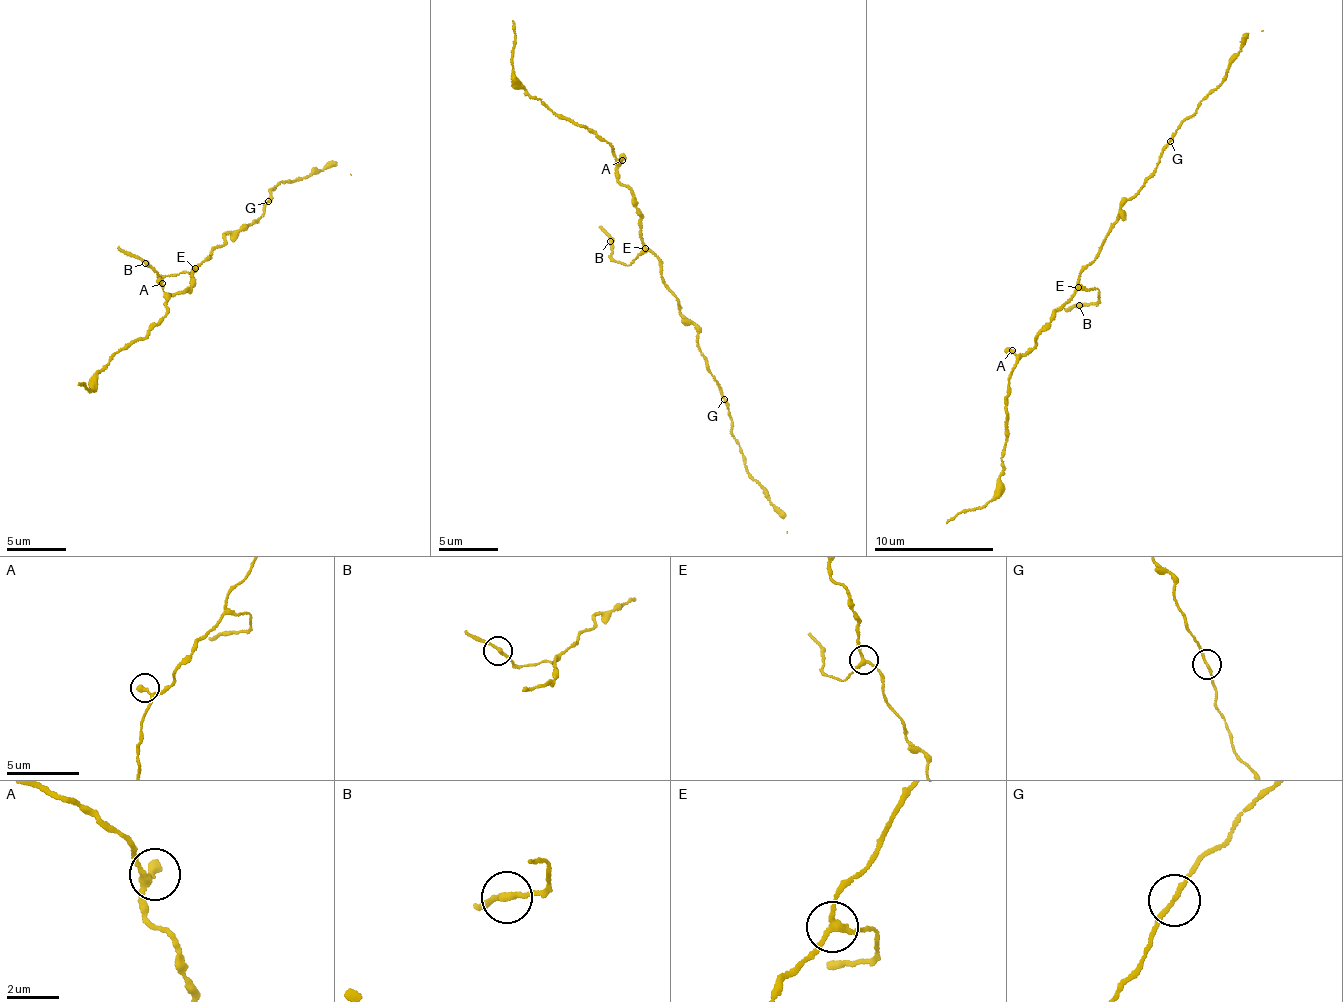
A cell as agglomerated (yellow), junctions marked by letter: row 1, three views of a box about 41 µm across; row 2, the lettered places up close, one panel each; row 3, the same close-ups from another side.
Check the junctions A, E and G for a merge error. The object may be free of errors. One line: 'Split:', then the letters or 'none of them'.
Split: E

